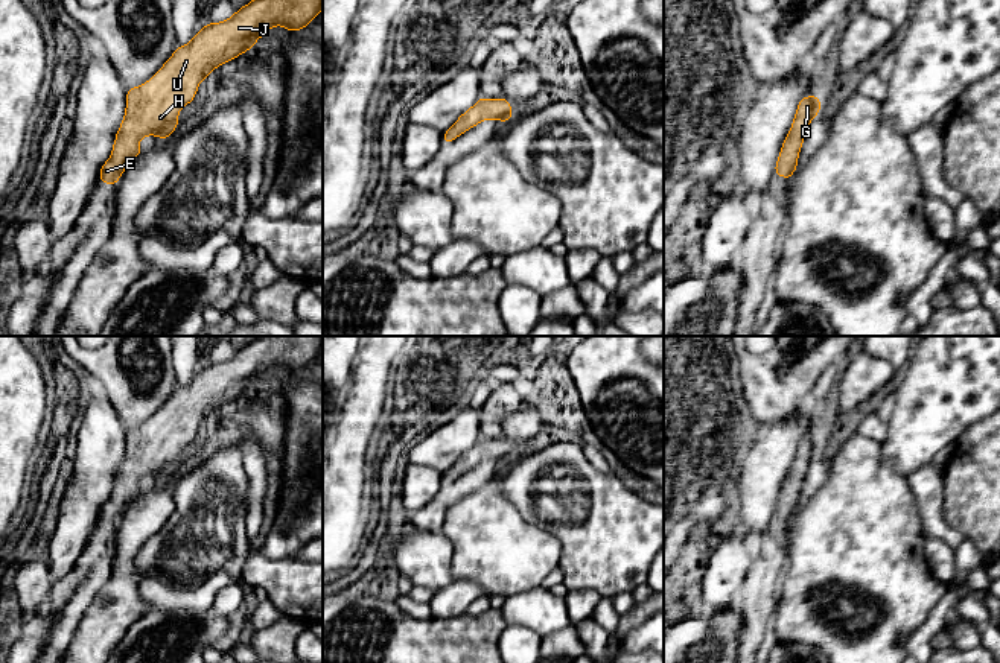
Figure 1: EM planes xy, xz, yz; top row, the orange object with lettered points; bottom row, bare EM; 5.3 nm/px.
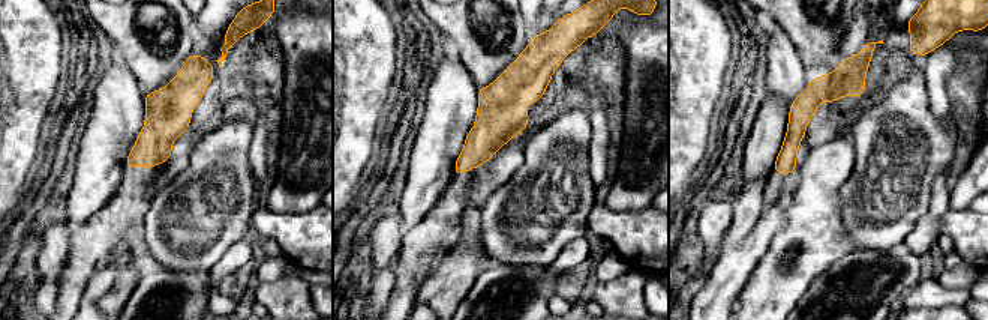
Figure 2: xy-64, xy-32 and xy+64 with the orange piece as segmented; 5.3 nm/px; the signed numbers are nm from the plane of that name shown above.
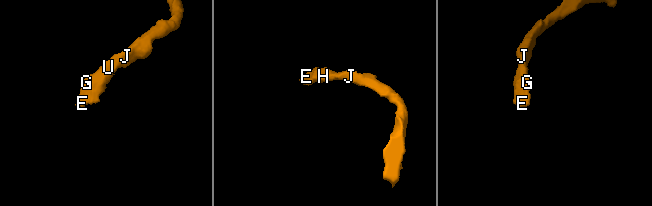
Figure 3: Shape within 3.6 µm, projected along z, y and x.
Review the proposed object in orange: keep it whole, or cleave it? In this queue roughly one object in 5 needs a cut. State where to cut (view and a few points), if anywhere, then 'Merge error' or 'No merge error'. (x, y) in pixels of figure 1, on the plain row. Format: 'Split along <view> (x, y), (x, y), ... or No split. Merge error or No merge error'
No split. No merge error

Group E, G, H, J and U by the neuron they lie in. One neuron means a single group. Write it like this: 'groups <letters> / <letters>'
groups E G H J U

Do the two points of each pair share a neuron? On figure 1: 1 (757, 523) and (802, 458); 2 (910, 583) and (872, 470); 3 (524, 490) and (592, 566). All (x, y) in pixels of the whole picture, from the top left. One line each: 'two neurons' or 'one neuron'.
1: two neurons
2: one neuron
3: one neuron

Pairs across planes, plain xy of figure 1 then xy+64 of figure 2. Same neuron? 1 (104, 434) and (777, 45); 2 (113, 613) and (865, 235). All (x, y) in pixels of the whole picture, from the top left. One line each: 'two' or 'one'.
1: one
2: two

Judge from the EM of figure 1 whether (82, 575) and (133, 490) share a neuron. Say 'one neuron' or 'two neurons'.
one neuron

